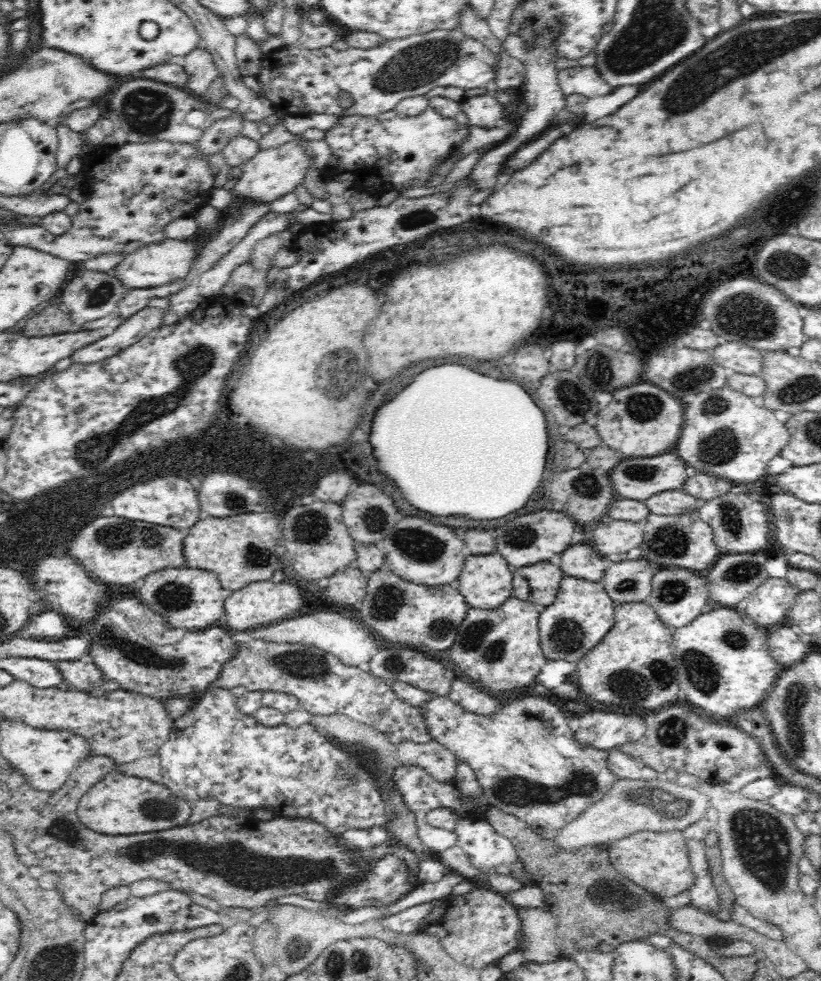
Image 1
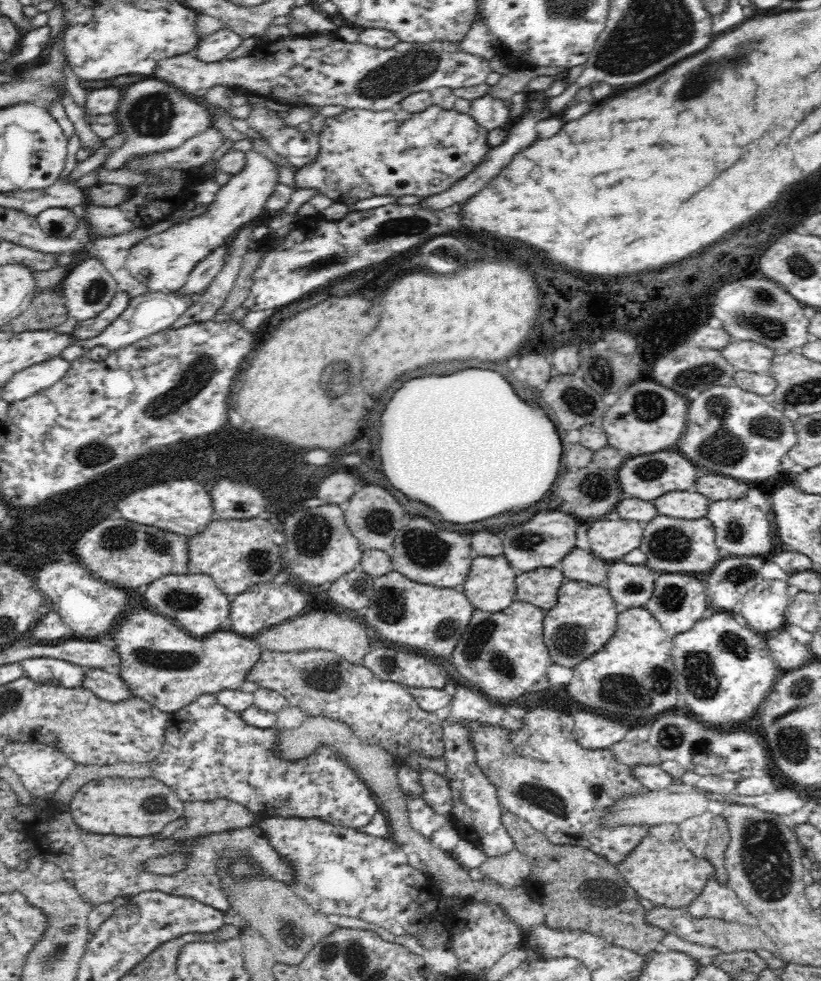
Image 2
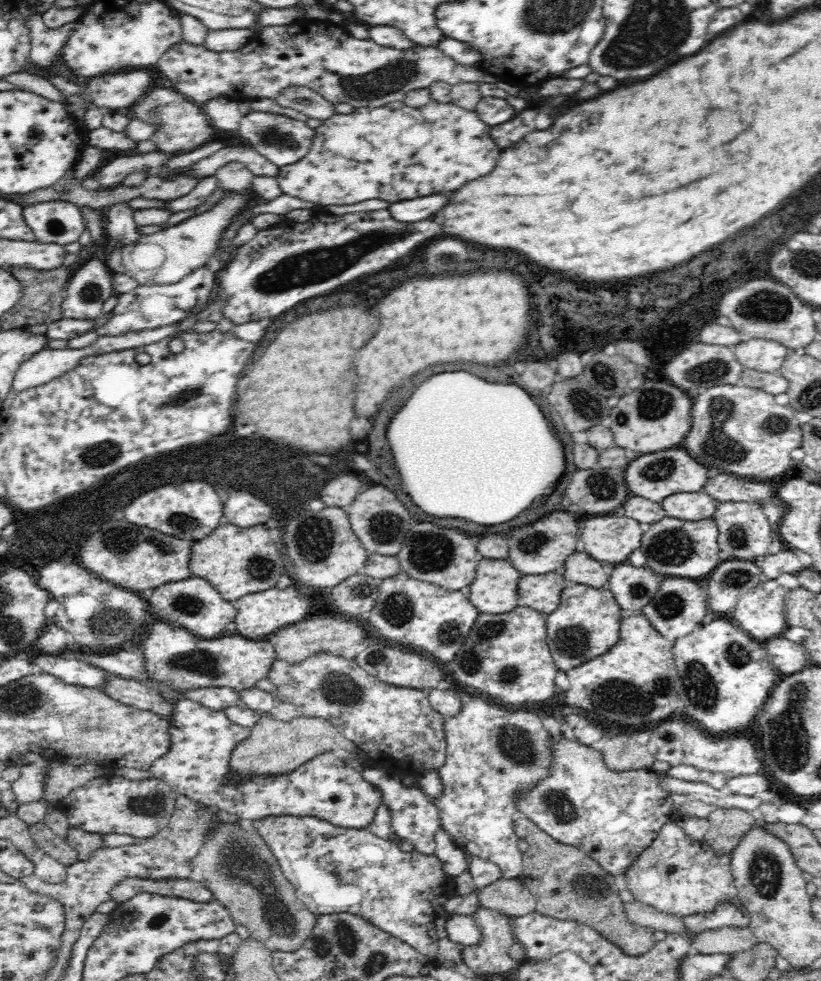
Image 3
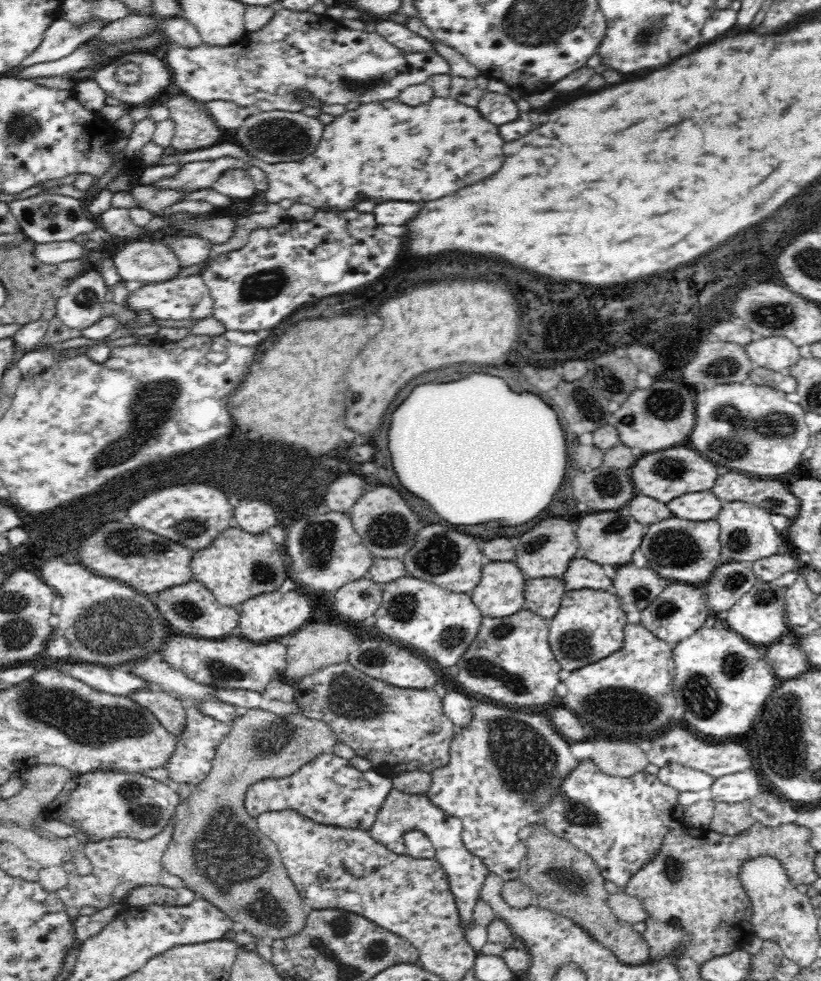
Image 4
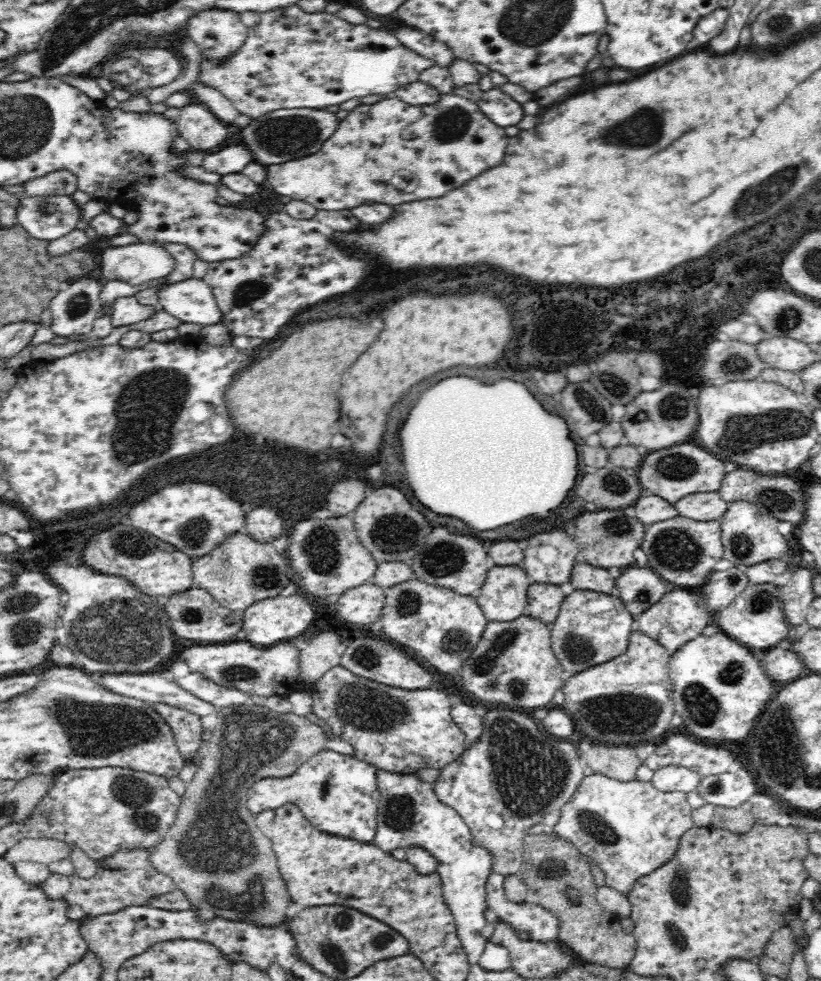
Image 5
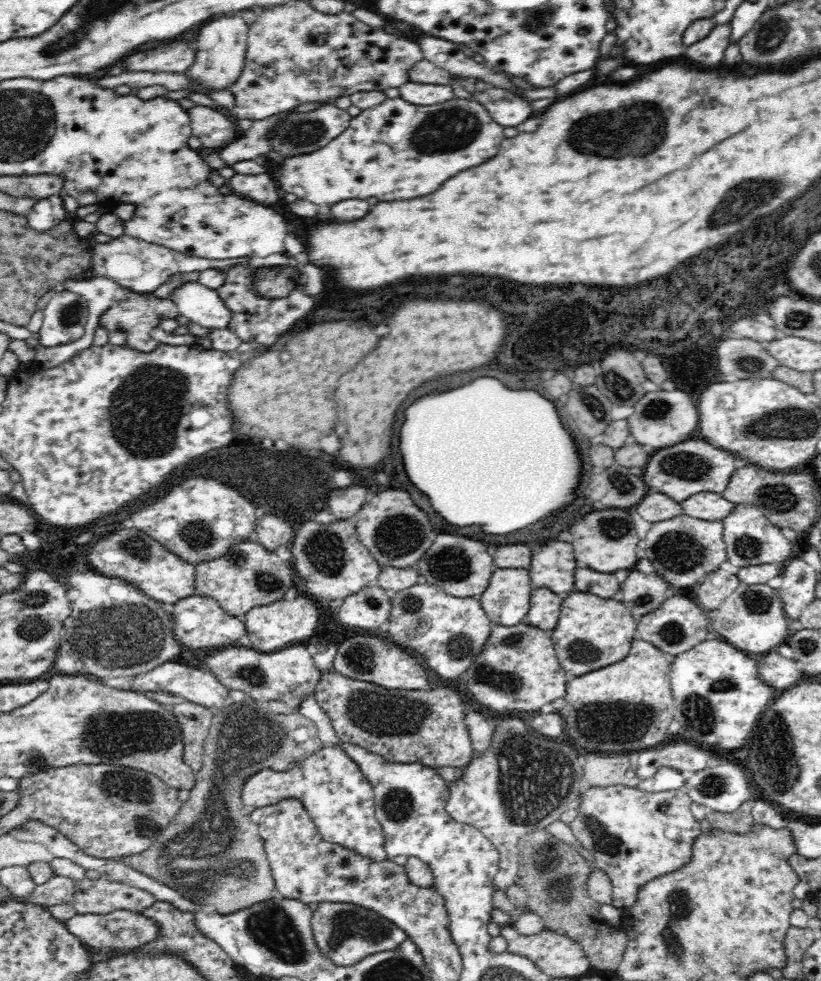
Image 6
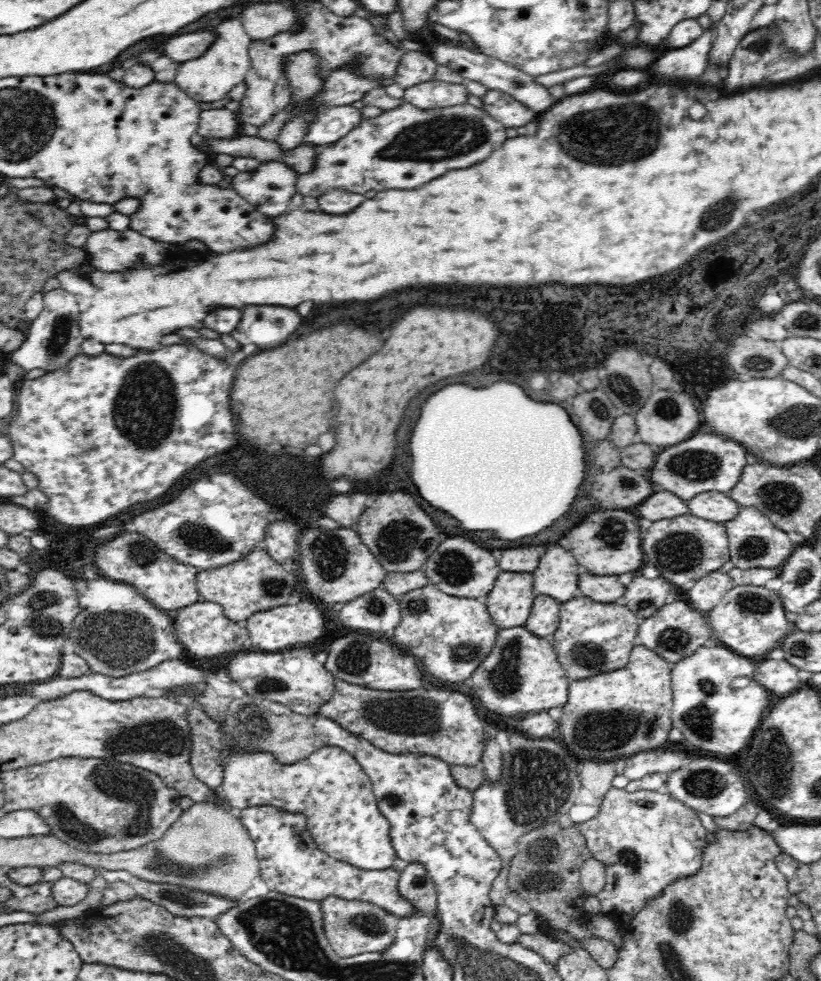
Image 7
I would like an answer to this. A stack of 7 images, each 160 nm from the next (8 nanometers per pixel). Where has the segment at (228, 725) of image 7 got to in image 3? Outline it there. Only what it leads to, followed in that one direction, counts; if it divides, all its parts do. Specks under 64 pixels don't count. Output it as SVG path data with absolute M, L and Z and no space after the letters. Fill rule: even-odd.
M264 714L249 733L250 736L231 753L230 766L237 772L237 778L250 774L286 774L322 752L351 746L340 728L334 727L325 718L299 716L291 722L280 722L272 715ZM224 821L216 827L191 860L191 866L198 866L202 870L202 881L214 893L215 900L227 908L233 921L247 927L250 936L260 940L271 952L294 952L302 948L318 924L319 915L310 913L310 910L305 909L299 901L294 885L284 876L268 843L258 833L242 830L238 823Z

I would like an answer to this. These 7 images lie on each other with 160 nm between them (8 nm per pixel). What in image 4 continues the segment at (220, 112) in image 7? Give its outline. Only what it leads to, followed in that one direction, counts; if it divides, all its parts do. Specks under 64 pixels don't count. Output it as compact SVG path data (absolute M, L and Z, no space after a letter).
M163 94L152 104L164 105L174 121L171 147L186 152L217 144L222 136L220 127L198 101L186 95Z

